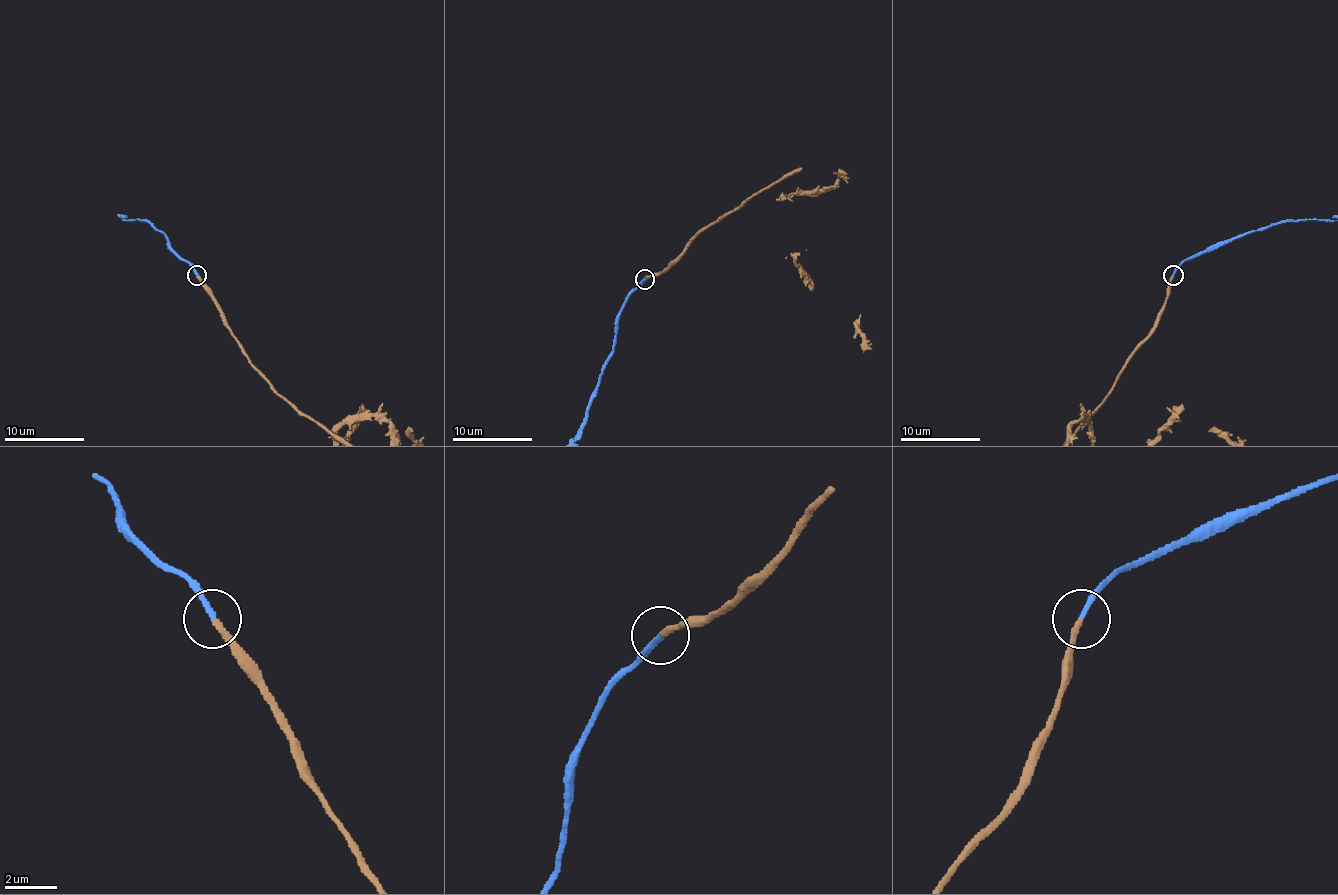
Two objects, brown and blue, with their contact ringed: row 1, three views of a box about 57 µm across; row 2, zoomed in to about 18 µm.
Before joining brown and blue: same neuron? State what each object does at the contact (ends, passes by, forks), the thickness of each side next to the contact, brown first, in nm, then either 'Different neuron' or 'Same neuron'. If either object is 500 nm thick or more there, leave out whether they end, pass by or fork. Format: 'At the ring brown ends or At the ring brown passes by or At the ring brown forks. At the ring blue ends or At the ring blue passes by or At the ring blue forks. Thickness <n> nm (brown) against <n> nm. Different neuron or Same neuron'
At the ring brown ends. At the ring blue ends. Thickness 240 nm (brown) against 200 nm. Same neuron

